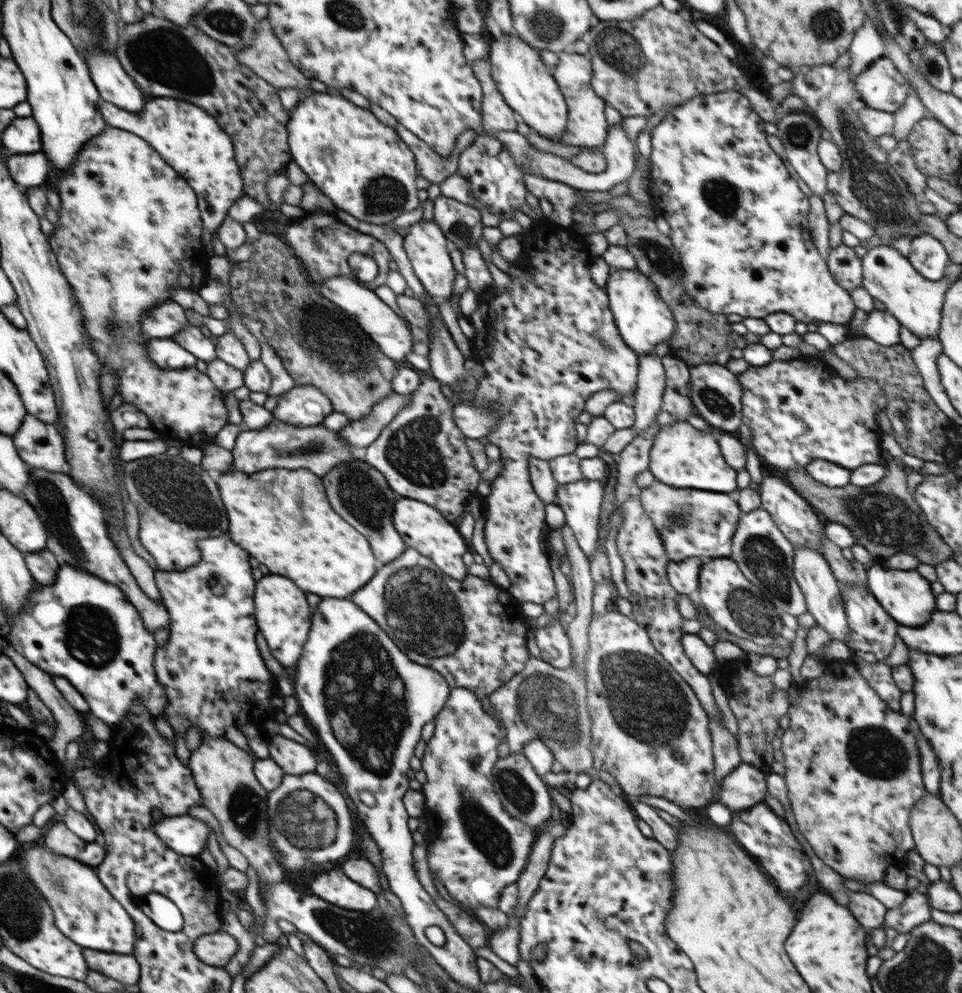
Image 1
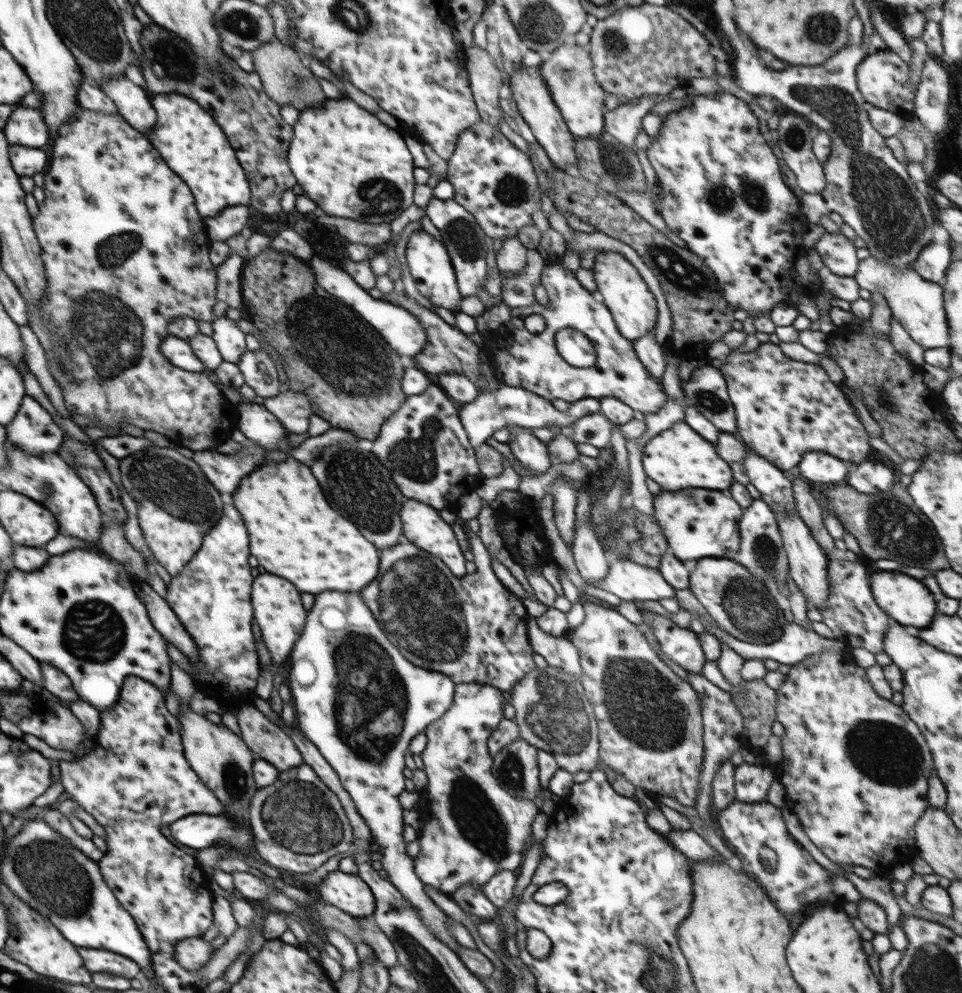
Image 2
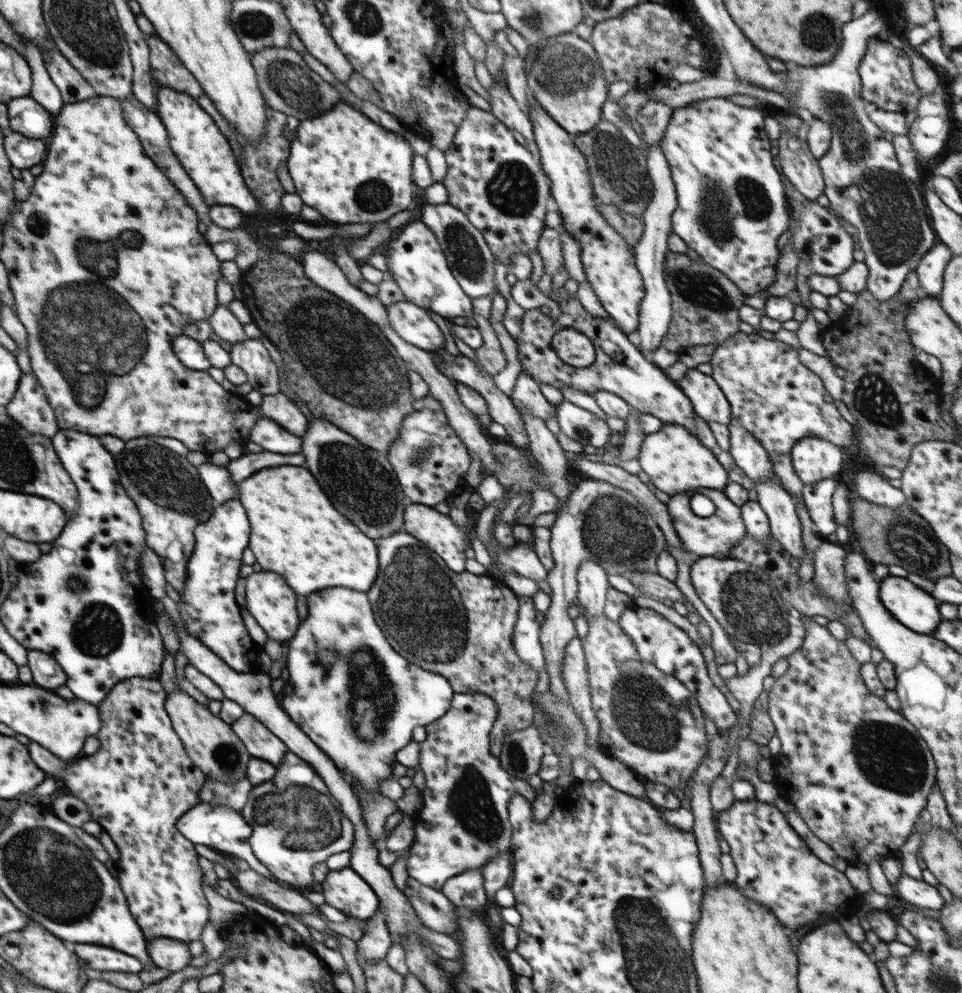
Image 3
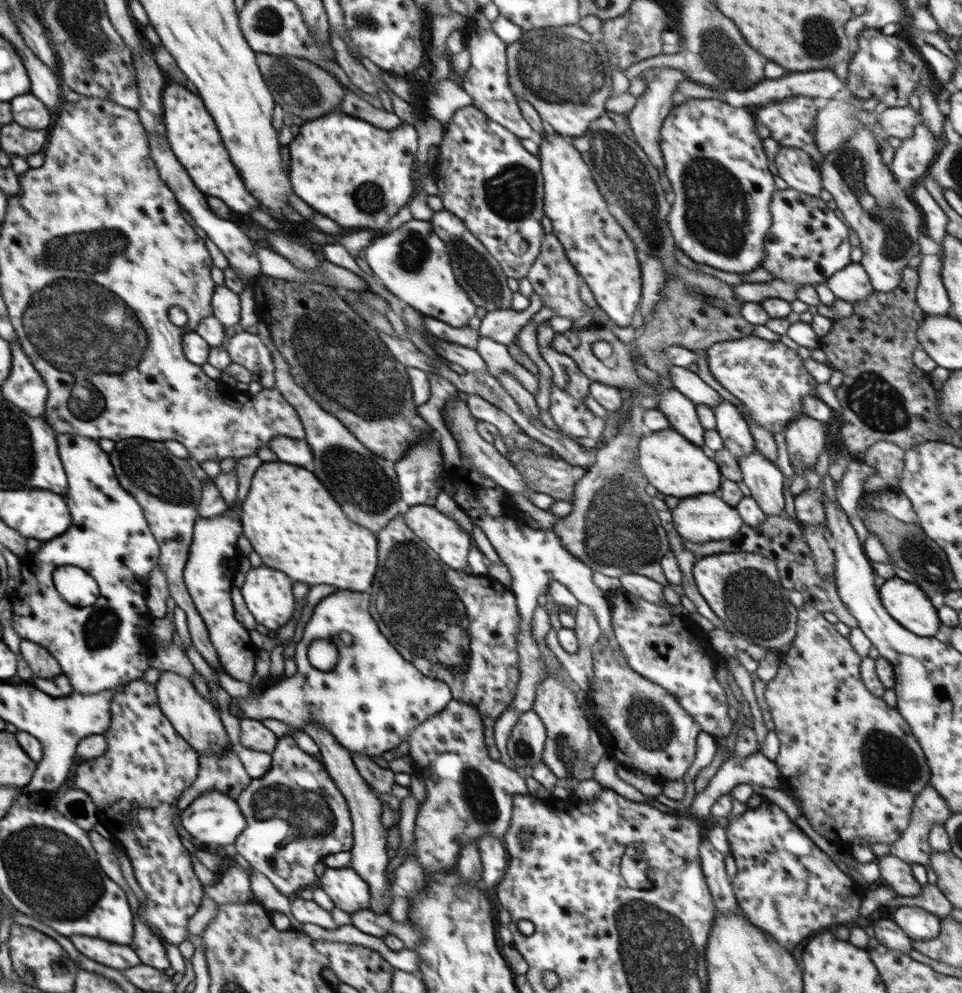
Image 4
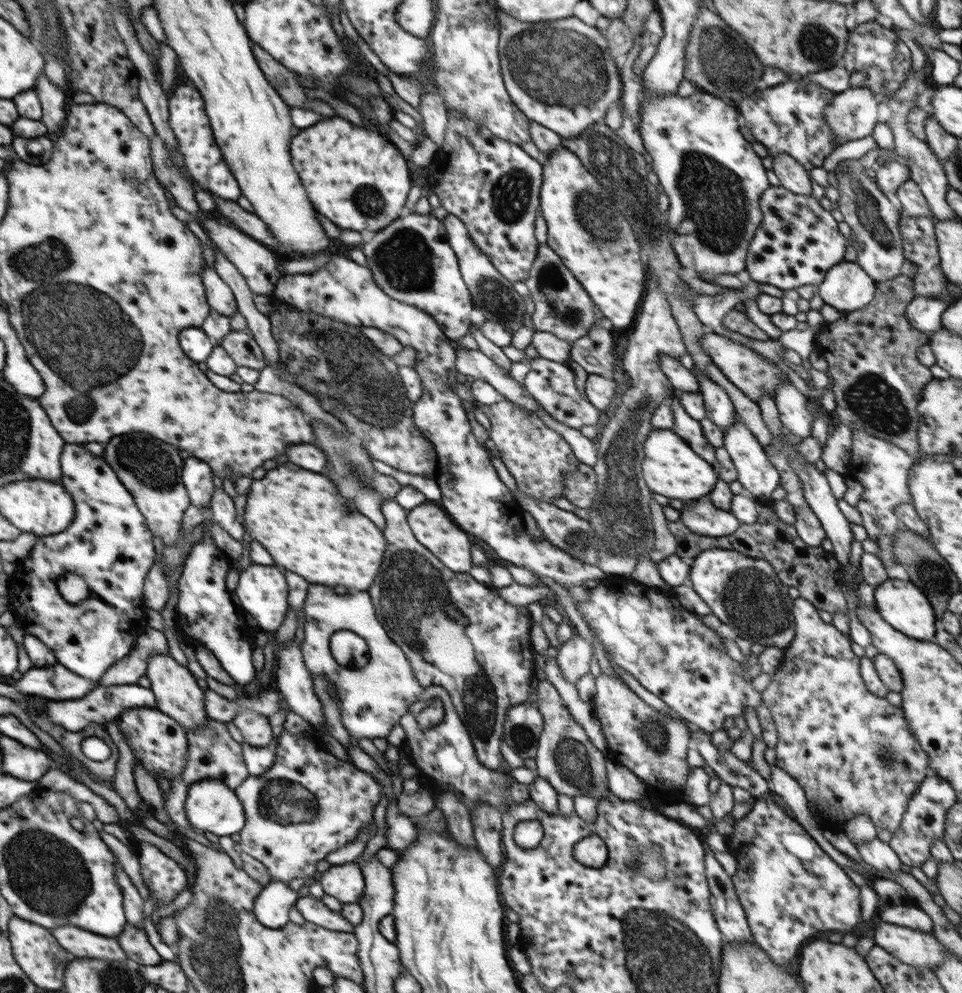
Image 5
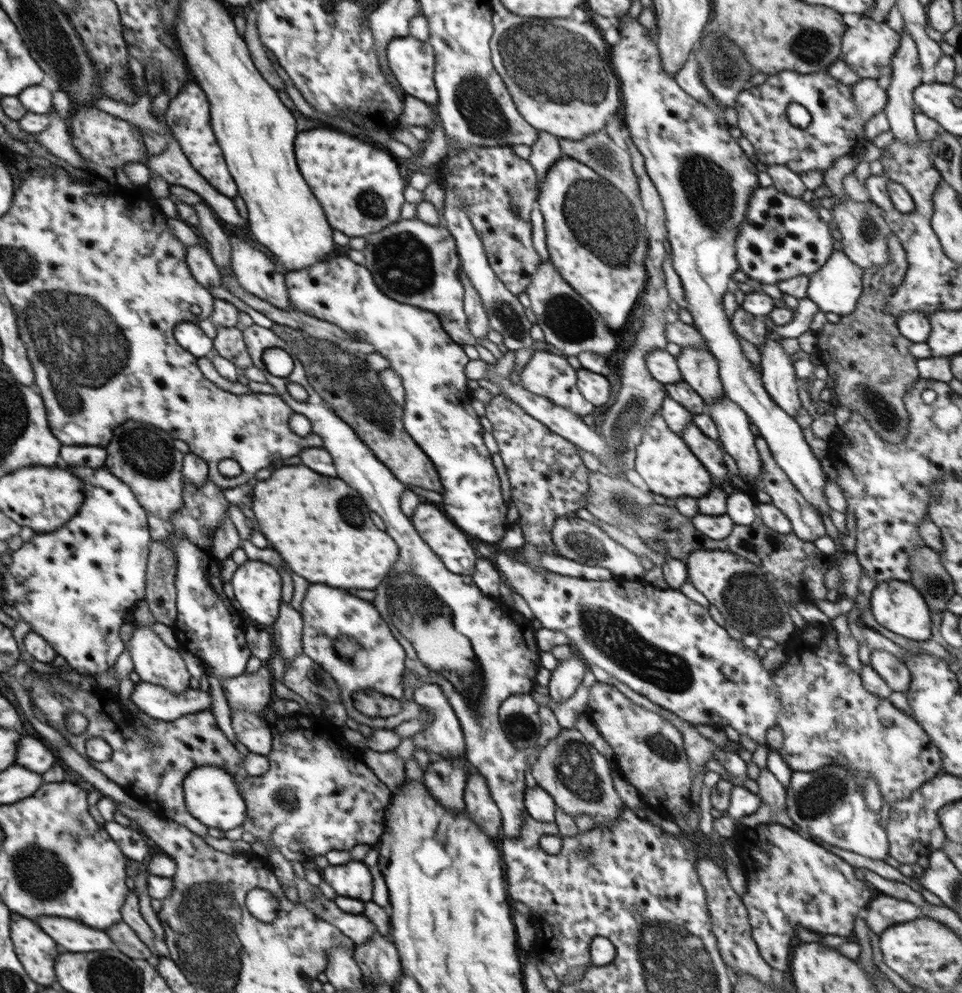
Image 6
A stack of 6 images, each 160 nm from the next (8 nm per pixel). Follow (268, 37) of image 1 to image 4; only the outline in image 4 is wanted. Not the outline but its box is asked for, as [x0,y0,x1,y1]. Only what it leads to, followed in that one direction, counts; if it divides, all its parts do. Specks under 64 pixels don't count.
[256,52,347,120]

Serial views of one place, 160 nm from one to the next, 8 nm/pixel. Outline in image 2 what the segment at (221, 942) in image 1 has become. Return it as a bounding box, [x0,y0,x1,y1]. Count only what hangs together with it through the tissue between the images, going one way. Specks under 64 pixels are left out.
[174,936,215,971]

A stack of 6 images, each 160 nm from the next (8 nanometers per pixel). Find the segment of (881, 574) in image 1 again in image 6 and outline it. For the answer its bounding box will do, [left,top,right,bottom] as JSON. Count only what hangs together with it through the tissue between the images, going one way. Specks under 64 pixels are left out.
[870,579,932,642]

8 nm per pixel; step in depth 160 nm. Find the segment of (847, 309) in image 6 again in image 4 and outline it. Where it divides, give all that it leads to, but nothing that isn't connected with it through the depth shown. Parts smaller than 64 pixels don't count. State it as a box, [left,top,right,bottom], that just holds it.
[825,263,874,305]

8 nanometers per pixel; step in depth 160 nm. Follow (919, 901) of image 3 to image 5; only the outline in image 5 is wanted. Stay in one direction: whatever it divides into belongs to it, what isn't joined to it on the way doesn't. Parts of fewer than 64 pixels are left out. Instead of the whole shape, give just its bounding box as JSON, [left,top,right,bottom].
[854,837,902,872]

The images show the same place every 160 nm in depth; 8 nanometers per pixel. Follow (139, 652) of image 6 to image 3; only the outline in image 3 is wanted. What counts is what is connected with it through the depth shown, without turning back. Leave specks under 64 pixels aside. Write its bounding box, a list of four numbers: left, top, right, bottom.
[165,690,253,784]

